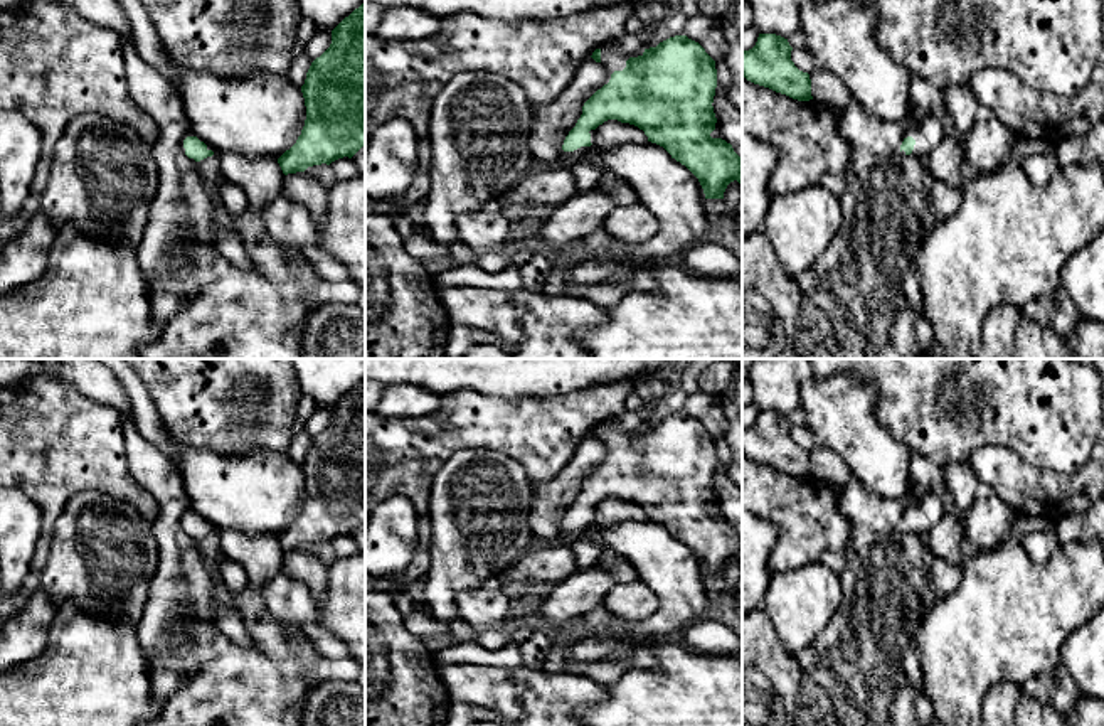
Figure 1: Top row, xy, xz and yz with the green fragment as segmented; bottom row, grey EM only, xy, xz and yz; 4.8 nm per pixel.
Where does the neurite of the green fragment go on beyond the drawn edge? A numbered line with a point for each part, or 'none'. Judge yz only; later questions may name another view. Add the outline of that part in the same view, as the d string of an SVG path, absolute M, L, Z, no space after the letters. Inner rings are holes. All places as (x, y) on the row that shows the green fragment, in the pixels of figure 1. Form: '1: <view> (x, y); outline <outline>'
1: yz (929, 132); outline M946 111L921 116L919 125L905 133L905 138L912 136L916 140L910 155L919 158L929 157L929 153L941 143L946 133L947 133Z

